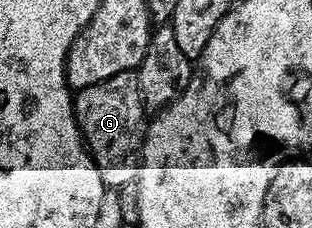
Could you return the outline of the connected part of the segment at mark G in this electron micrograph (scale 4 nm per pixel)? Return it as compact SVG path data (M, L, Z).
M134 72L116 74L104 82L96 82L96 86L84 86L73 93L74 117L78 128L82 131L82 139L86 145L96 170L100 170L100 178L107 189L117 190L126 184L137 181L140 167L140 153L142 142L146 138L148 127L148 109L142 98L142 91L138 85L138 78Z

